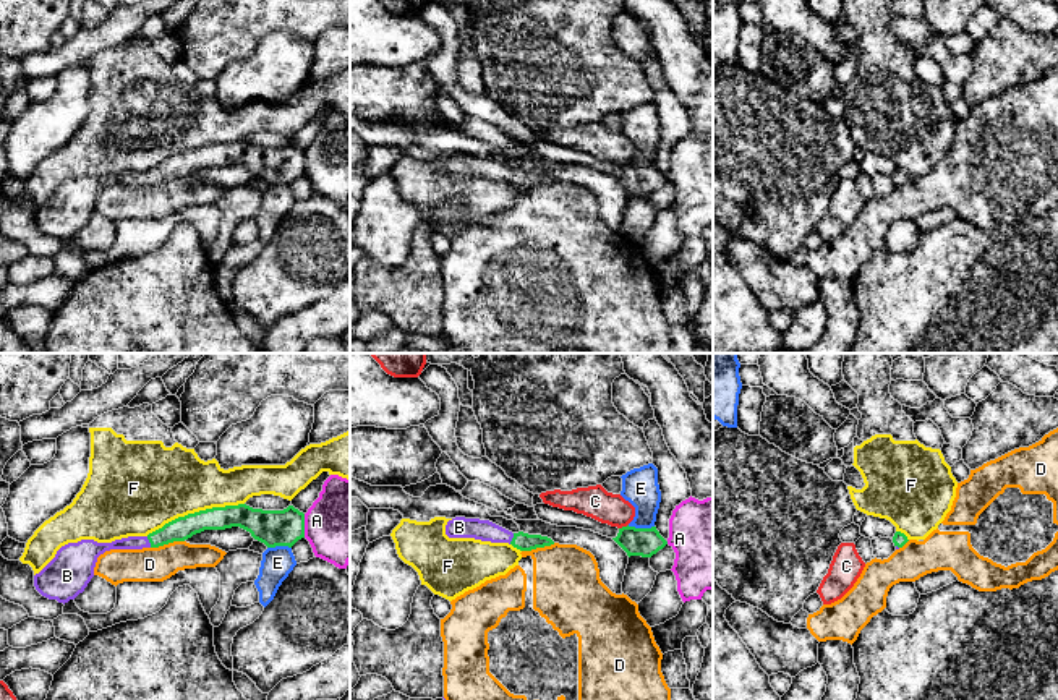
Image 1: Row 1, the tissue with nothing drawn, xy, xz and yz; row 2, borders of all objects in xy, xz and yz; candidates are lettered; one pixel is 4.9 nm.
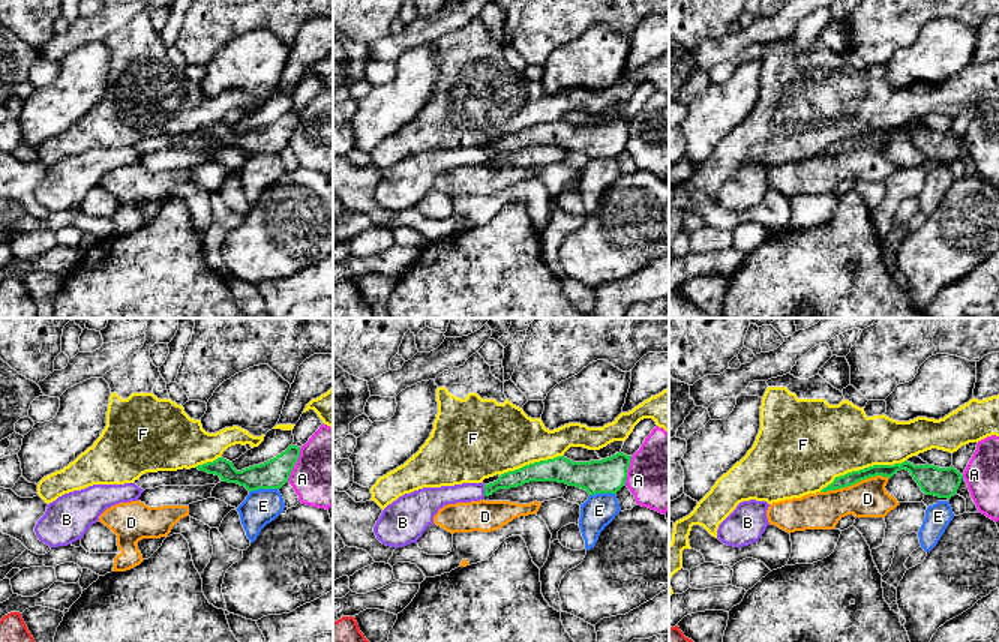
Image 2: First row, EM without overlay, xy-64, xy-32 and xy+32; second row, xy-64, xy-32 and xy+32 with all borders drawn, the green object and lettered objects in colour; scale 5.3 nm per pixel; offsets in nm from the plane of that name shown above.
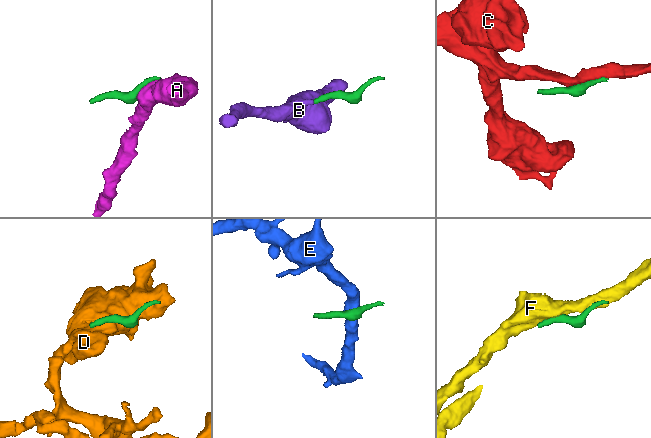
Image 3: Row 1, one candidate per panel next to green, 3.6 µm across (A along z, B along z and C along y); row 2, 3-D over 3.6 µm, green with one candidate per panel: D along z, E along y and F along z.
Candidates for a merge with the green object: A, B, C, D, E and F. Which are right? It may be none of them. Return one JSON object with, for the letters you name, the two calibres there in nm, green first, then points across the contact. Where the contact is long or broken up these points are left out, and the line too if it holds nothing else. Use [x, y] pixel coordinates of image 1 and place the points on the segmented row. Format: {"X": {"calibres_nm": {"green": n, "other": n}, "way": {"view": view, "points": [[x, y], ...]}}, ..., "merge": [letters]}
{"B": {"calibres_nm": {"green": 120, "other": 60}, "way": {"view": "xy", "points": [[180, 529], [149, 542], [132, 542]]}}, "merge": ["B"]}

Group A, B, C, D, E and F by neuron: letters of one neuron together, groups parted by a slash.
A / B / C / D / E / F

